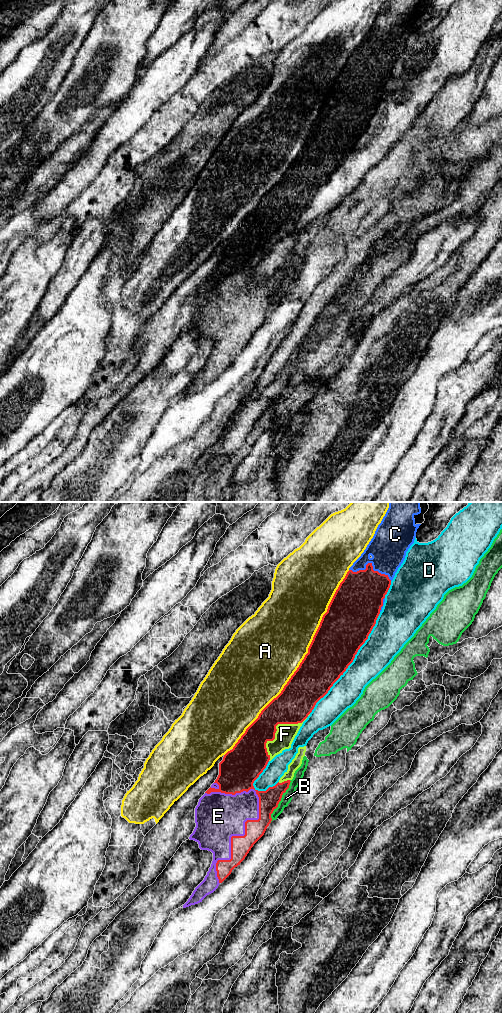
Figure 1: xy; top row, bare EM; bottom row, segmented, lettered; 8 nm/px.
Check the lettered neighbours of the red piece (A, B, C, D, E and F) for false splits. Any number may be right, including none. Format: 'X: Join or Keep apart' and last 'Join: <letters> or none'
A: Keep apart
B: Keep apart
C: Keep apart
D: Keep apart
E: Keep apart
F: Keep apart
Join: none

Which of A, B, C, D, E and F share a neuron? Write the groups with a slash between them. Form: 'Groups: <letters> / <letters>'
Groups: A / B / C D / E F

